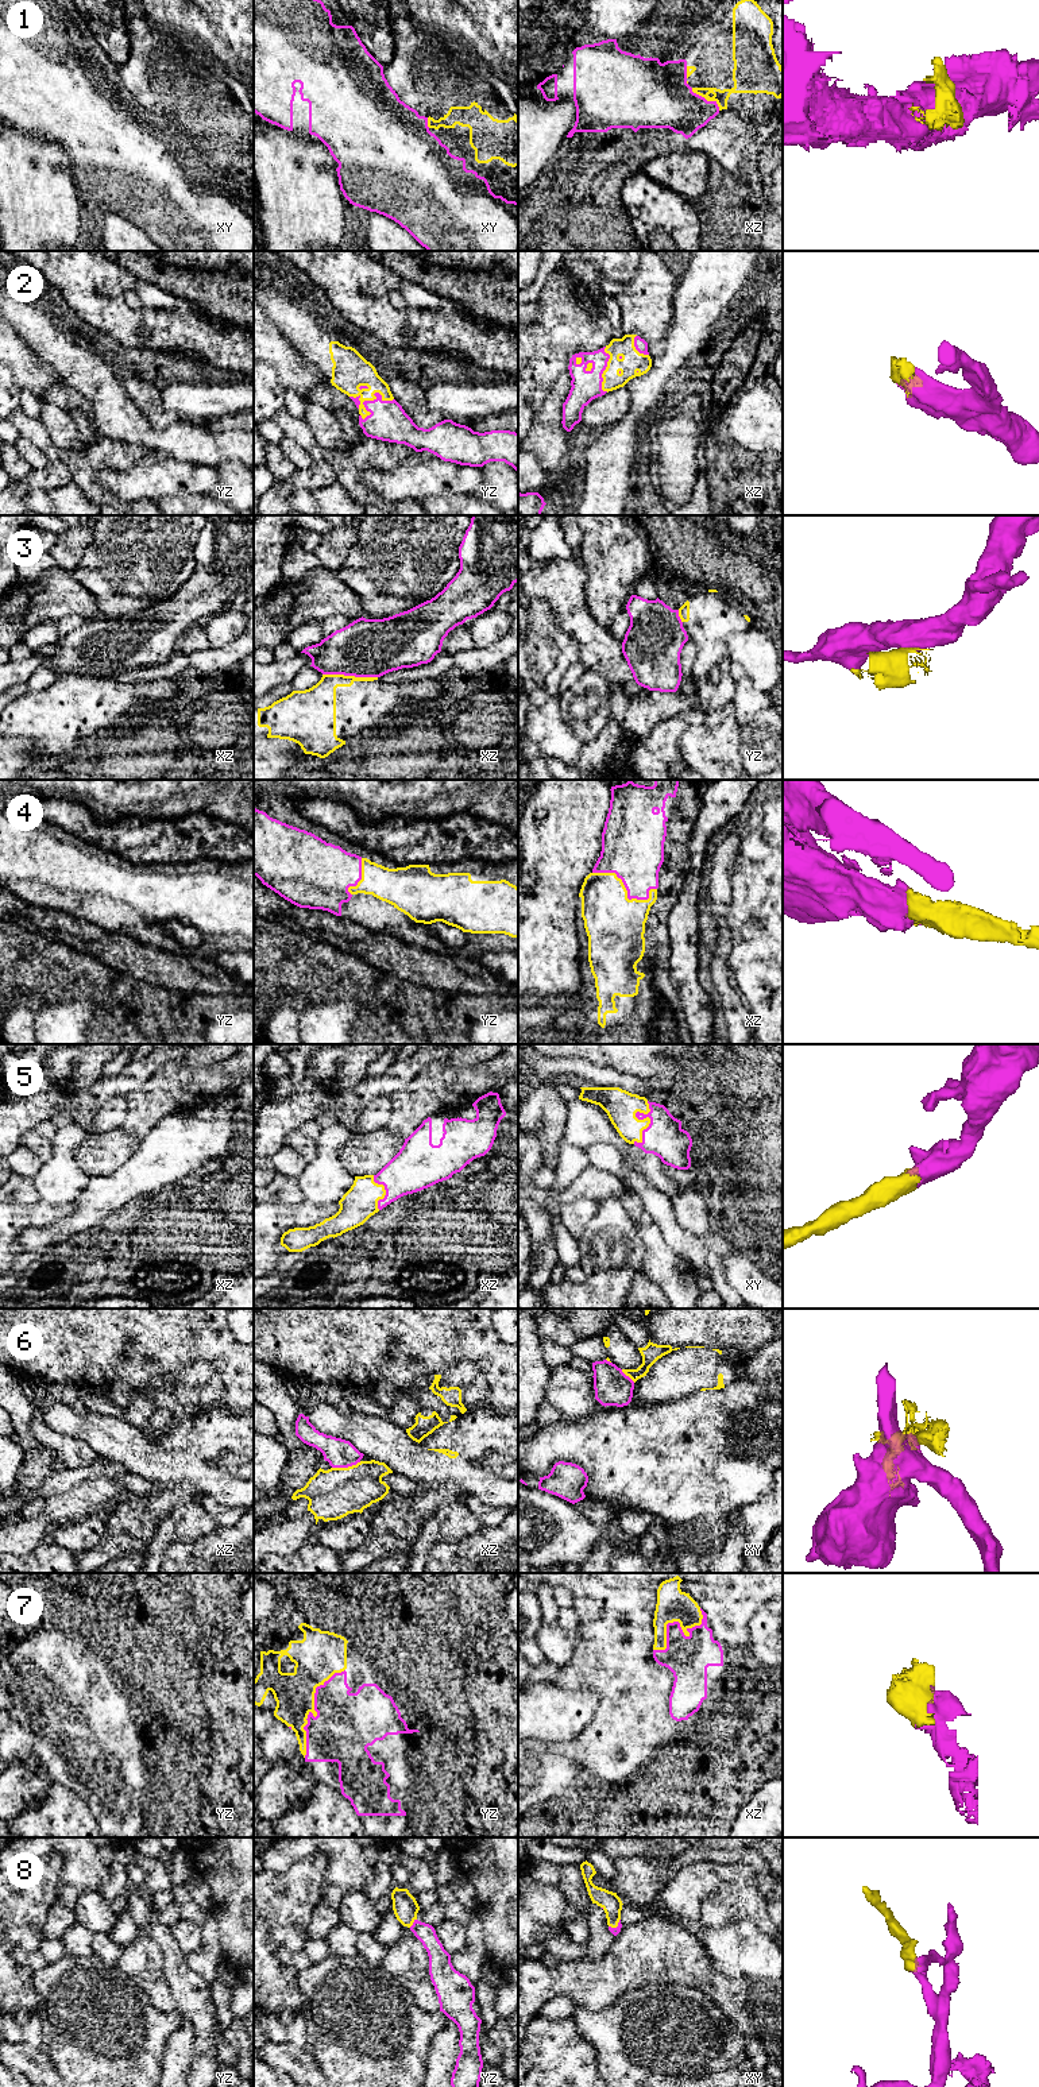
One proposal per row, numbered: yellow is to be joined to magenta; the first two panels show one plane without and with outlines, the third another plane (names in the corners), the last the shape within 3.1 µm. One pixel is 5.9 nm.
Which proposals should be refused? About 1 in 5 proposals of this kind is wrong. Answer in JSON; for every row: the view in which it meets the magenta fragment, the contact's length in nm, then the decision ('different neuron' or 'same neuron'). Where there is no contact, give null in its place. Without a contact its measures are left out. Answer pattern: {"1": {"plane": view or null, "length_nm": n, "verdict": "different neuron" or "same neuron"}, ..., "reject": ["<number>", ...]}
{"1": {"plane": "xz", "length_nm": 220, "verdict": "different neuron"}, "2": {"plane": "yz", "length_nm": 260, "verdict": "same neuron"}, "3": {"plane": "xz", "length_nm": 320, "verdict": "different neuron"}, "4": {"plane": "xz", "length_nm": 400, "verdict": "same neuron"}, "5": {"plane": "xy", "length_nm": 280, "verdict": "same neuron"}, "6": {"plane": "xz", "length_nm": 180, "verdict": "different neuron"}, "7": {"plane": "yz", "length_nm": 600, "verdict": "same neuron"}, "8": {"plane": "yz", "length_nm": 70, "verdict": "same neuron"}, "reject": ["1", "3", "6"]}

